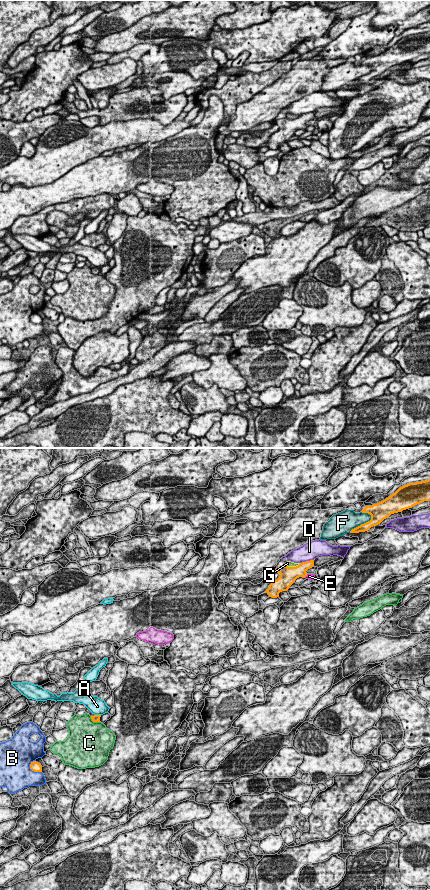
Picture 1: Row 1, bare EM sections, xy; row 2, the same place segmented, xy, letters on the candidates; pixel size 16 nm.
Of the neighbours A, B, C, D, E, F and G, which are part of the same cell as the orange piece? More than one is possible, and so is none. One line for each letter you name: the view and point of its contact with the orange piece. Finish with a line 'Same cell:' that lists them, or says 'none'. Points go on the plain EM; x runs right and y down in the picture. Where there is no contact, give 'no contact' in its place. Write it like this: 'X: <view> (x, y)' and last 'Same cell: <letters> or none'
Same cell: none

